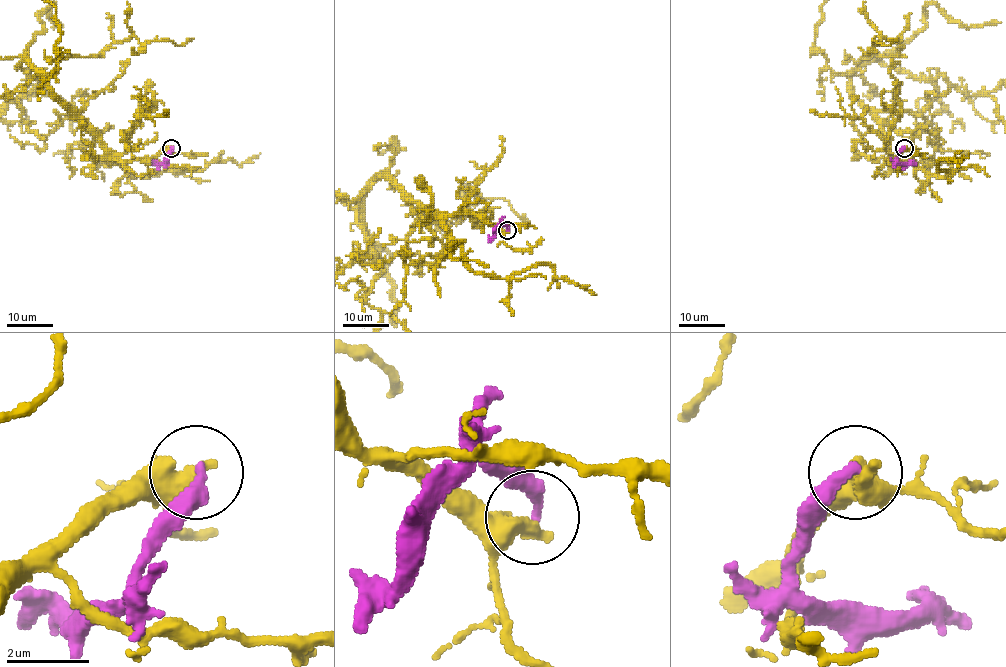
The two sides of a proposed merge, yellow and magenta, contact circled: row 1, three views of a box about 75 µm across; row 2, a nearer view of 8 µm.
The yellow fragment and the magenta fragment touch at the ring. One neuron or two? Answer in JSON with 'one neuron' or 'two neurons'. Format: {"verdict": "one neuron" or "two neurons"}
{"verdict": "two neurons"}

